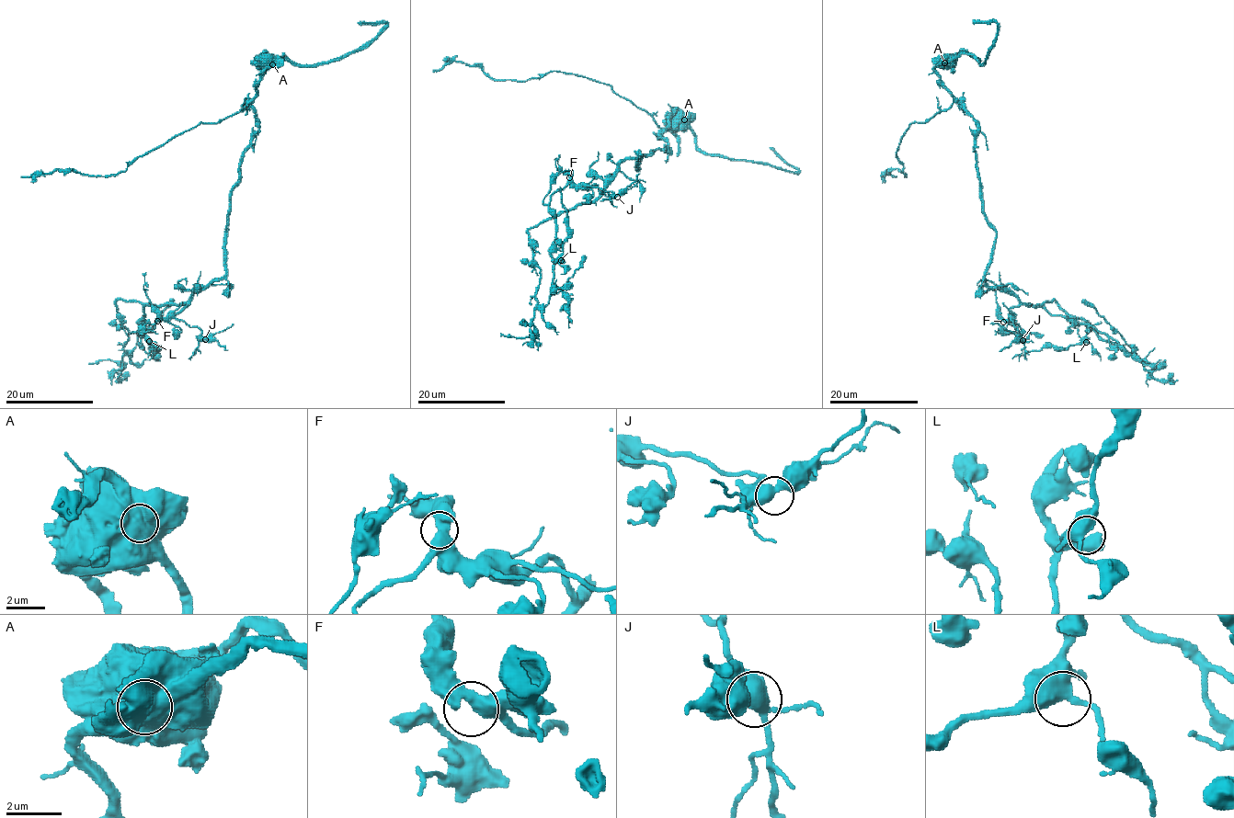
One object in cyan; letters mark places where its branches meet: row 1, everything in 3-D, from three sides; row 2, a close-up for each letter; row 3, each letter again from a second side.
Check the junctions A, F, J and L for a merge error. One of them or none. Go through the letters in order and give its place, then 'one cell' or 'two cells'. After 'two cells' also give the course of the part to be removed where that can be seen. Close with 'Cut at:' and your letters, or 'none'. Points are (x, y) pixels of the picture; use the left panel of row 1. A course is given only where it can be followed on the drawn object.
A: place (272, 64); two cells; course (272, 63), (263, 55), (265, 51), (265, 62)
F: place (157, 321); one cell
J: place (205, 339); one cell
L: place (149, 341); one cell
Cut at: A

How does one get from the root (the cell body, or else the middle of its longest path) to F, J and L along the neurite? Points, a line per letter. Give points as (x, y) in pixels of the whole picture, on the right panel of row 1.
F: (946, 61), (934, 70), (975, 121), (983, 211), (996, 232), (985, 281), (1019, 301), (1003, 322)
J: (946, 61), (934, 70), (975, 121), (983, 211), (996, 232), (985, 281), (1018, 300), (1010, 312), (1022, 340)
L: (946, 61), (934, 70), (975, 121), (983, 211), (996, 232), (985, 281), (1026, 305), (1084, 323), (1086, 342)

